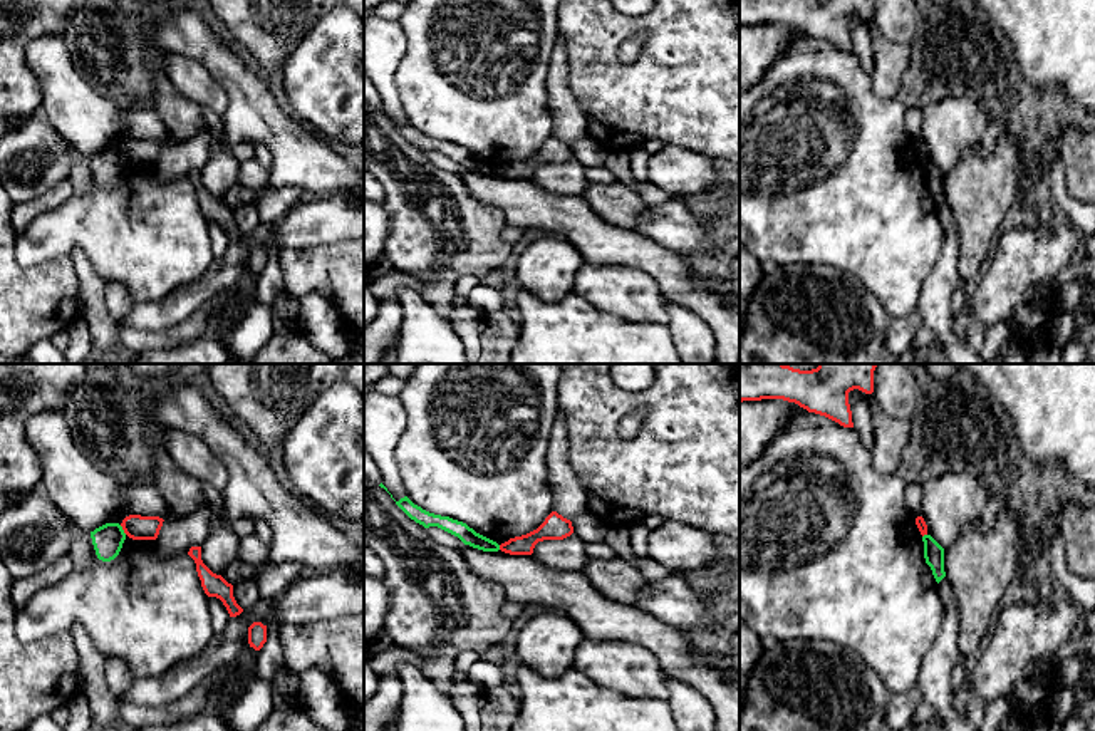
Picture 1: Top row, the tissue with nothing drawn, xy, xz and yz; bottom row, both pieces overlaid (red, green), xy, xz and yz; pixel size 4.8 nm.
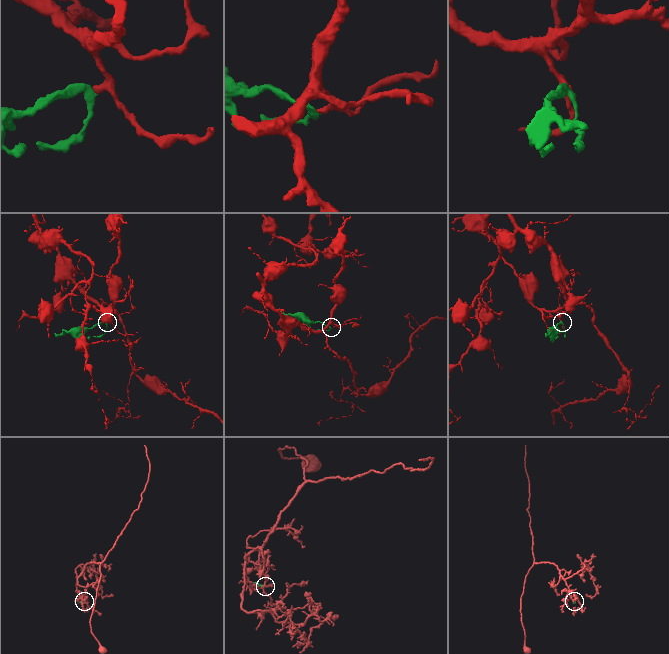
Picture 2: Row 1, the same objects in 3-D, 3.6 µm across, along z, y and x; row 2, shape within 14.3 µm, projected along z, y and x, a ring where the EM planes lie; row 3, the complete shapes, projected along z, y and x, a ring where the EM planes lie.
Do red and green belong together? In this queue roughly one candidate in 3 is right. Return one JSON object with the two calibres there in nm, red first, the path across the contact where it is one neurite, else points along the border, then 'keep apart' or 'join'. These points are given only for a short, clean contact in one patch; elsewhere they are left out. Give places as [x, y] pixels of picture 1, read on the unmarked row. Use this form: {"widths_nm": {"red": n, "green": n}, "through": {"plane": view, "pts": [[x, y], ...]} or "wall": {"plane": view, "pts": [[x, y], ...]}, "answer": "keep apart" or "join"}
{"widths_nm": {"red": 120, "green": 150}, "wall": {"plane": "xy", "pts": [[119, 150], [126, 158]]}, "answer": "keep apart"}

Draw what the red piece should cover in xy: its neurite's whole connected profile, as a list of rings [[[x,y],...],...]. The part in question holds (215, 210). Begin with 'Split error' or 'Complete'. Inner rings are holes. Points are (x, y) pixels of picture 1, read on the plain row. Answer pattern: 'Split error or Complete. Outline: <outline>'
Complete. Outline: [[[191,171],[188,179],[196,188],[196,196],[201,205],[201,211],[208,221],[216,221],[226,231],[230,241],[236,241],[243,233],[233,221],[233,210],[228,208],[221,200],[213,198],[201,184],[201,171]]]

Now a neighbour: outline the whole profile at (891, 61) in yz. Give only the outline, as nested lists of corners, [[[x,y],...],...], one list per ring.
[[[877,27],[870,29],[870,39],[874,47],[872,91],[884,99],[895,99],[909,65],[909,45],[887,40]]]

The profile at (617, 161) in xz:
[[[629,151],[607,153],[604,166],[610,169],[615,183],[624,184],[632,191],[636,191],[647,206],[679,201],[682,198],[682,196],[674,196],[649,181],[636,183],[631,171]]]

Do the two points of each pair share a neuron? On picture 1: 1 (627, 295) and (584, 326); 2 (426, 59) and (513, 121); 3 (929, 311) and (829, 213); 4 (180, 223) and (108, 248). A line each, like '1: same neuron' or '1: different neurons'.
1: different neurons
2: same neuron
3: different neurons
4: same neuron

